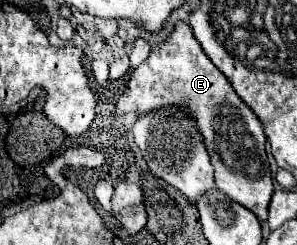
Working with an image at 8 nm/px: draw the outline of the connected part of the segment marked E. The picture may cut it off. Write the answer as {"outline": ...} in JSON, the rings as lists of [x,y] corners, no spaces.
{"outline":[[[177,21],[171,35],[153,47],[145,63],[129,73],[121,95],[111,95],[97,109],[99,127],[109,135],[111,145],[135,145],[135,121],[149,117],[151,109],[179,105],[193,119],[211,163],[219,163],[219,171],[231,175],[235,199],[249,199],[249,209],[261,219],[267,219],[267,205],[273,195],[269,161],[265,153],[265,131],[257,115],[237,97],[227,77],[211,63],[187,23]]]}

